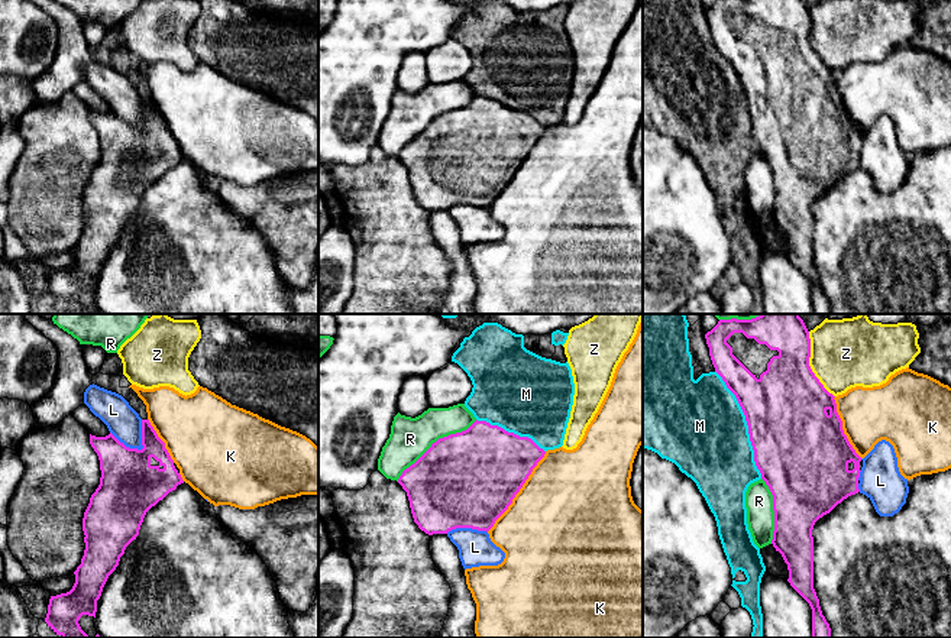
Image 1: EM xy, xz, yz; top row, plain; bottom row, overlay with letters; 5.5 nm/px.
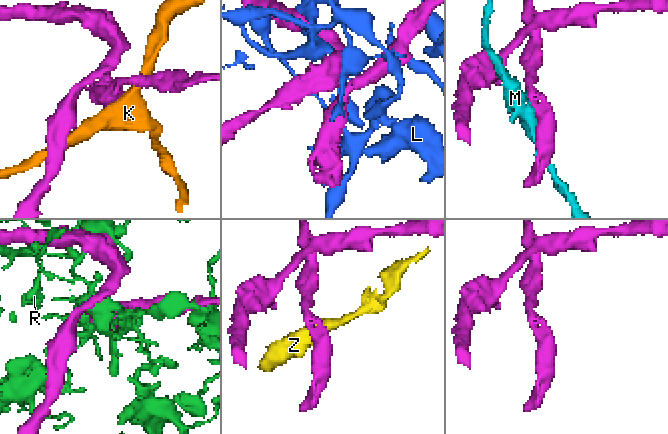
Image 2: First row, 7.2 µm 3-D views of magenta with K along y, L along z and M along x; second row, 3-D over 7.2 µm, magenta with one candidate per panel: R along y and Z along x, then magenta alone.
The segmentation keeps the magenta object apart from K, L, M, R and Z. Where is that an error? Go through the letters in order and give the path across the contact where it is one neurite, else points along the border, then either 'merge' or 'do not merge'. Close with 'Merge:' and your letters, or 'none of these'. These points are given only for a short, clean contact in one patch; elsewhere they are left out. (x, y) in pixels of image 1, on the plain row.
K: border xz (546, 128), (513, 178), (487, 207); do not merge
L: do not merge
M: do not merge
R: do not merge
Z: do not merge
Merge: none of these

